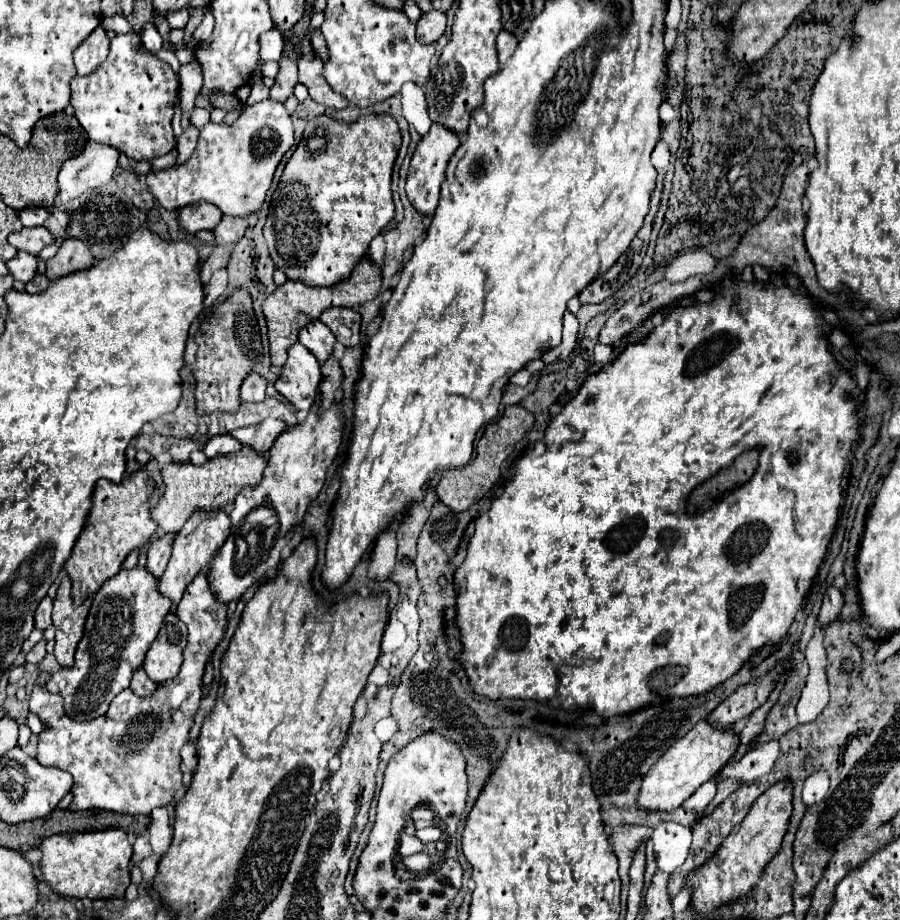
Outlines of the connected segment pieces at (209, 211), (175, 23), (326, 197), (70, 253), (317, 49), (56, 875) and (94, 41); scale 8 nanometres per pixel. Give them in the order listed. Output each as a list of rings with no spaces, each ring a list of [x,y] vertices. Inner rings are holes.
[[[192,204],[192,208],[178,210],[178,224],[188,234],[212,230],[220,222],[220,218],[222,214],[214,204]]]
[[[180,8],[174,12],[168,12],[166,20],[170,22],[170,28],[184,28],[188,22],[188,8]]]
[[[326,114],[308,120],[264,224],[270,256],[290,280],[332,286],[362,260],[370,240],[394,218],[390,182],[400,140],[398,124],[390,114],[366,114],[356,122],[340,122]]]
[[[66,238],[62,242],[60,250],[56,252],[56,256],[46,262],[46,276],[52,282],[52,280],[58,280],[72,272],[86,270],[92,266],[92,262],[94,262],[94,258],[82,240]]]
[[[314,28],[310,36],[312,36],[314,54],[316,54],[322,62],[326,62],[326,60],[328,60],[328,48],[326,48],[326,40],[324,40],[324,36],[320,34],[320,28]]]
[[[98,830],[98,832],[74,832],[56,834],[40,844],[42,850],[42,876],[60,896],[74,898],[116,898],[122,896],[130,884],[130,858],[132,844],[124,830]]]
[[[98,26],[88,36],[88,40],[84,40],[74,52],[74,64],[78,68],[78,74],[80,76],[92,74],[106,60],[108,48],[110,48],[110,38],[106,36],[104,28]]]

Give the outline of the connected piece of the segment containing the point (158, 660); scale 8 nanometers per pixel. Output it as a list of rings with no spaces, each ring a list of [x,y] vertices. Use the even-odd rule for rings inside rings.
[[[168,612],[158,632],[158,638],[148,648],[142,664],[148,676],[156,684],[164,684],[164,680],[172,680],[172,676],[176,676],[176,672],[180,670],[184,640],[186,640],[184,624],[178,620],[174,612]]]

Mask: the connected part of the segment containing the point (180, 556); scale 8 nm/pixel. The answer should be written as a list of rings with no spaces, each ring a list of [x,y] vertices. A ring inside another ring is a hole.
[[[196,510],[192,512],[192,516],[188,518],[188,522],[182,526],[182,530],[178,532],[176,540],[174,540],[174,550],[170,556],[170,562],[164,570],[164,574],[160,576],[160,592],[164,596],[168,596],[174,604],[180,602],[180,596],[184,596],[188,584],[196,578],[196,574],[200,570],[204,570],[204,566],[208,564],[208,560],[212,560],[212,556],[216,556],[216,548],[220,548],[220,544],[228,538],[230,532],[230,516],[226,514],[226,510]]]

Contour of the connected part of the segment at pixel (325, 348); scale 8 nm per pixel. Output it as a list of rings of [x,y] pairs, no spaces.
[[[312,320],[300,330],[300,344],[304,344],[318,358],[320,364],[328,360],[328,354],[332,354],[334,342],[336,342],[334,334],[320,320]]]

